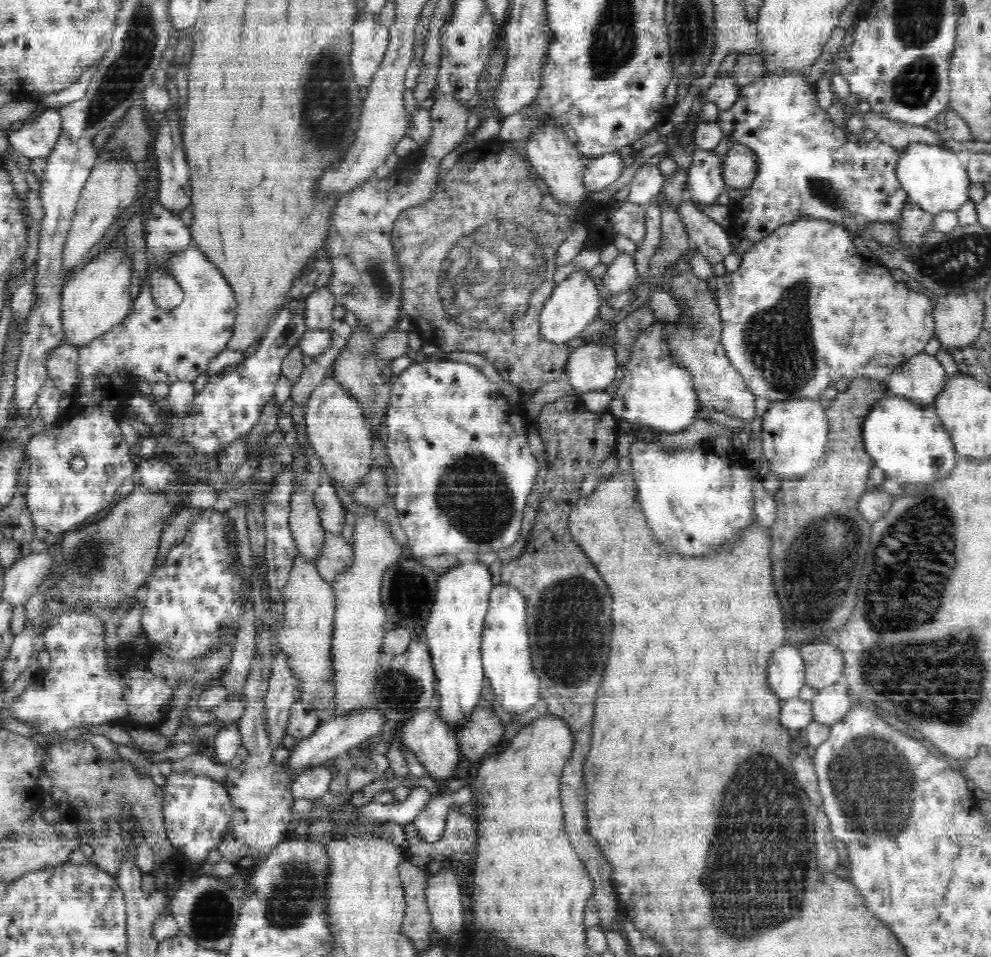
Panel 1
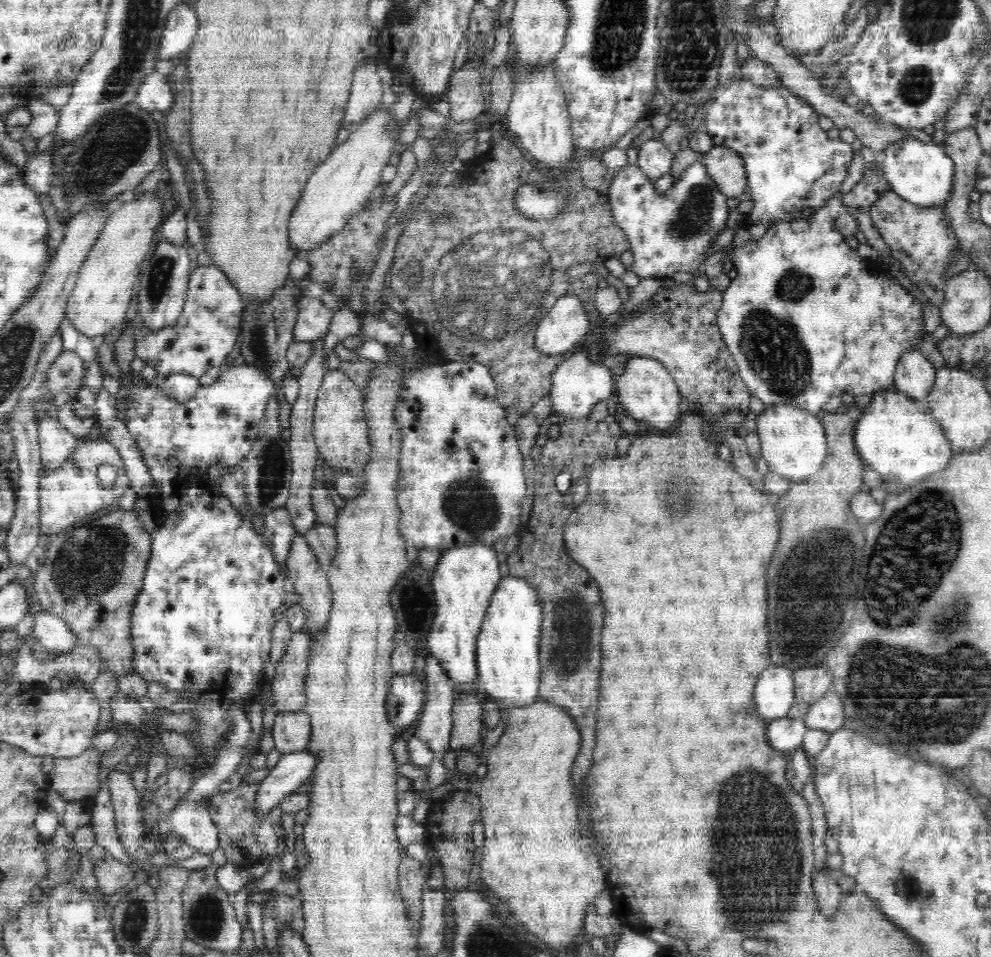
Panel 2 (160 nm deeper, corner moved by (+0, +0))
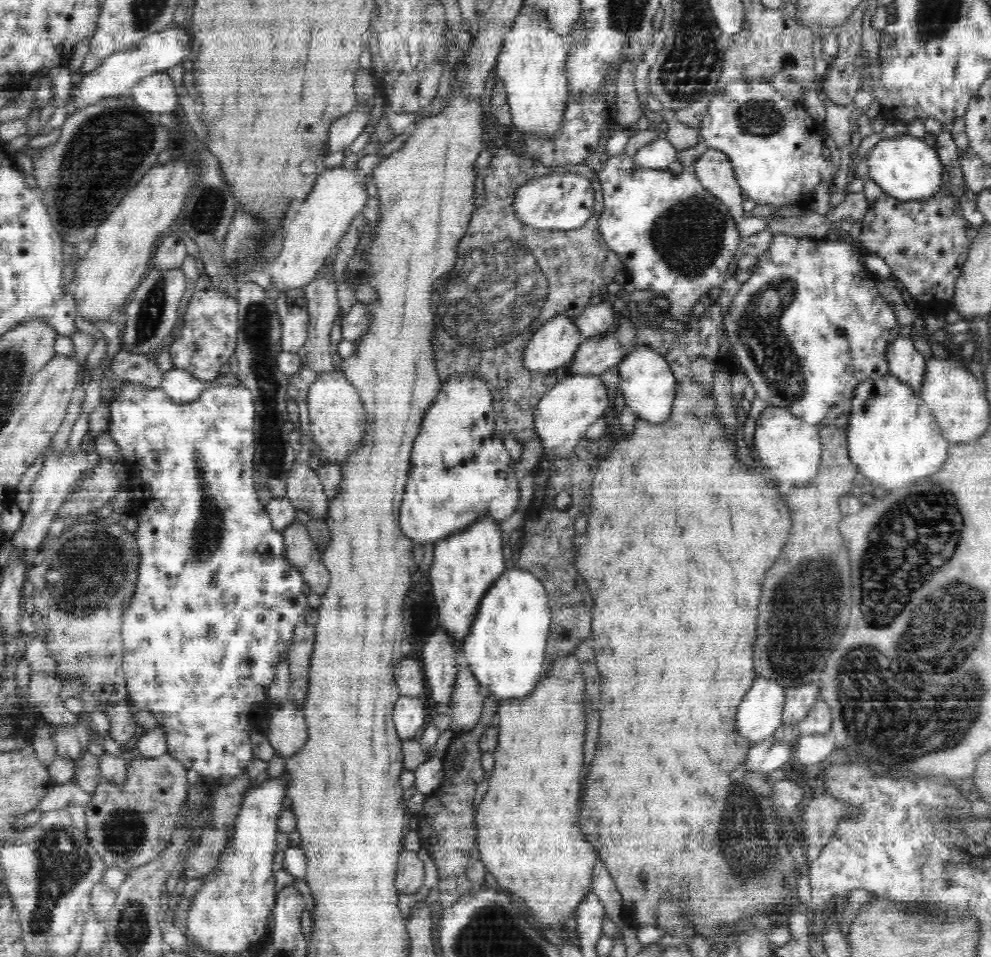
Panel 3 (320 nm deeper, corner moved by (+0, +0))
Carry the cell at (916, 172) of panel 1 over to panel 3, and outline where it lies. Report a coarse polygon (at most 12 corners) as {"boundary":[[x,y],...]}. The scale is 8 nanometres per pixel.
{"boundary":[[910,135],[874,141],[868,178],[903,202],[944,182],[935,147]]}

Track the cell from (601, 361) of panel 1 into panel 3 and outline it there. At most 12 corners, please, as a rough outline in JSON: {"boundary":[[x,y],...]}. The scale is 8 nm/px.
{"boundary":[[564,370],[539,400],[543,456],[566,458],[603,417],[598,375]]}

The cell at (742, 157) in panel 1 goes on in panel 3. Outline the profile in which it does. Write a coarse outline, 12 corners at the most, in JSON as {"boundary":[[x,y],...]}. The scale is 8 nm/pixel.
{"boundary":[[709,149],[693,162],[702,185],[744,213],[743,190],[727,154]]}

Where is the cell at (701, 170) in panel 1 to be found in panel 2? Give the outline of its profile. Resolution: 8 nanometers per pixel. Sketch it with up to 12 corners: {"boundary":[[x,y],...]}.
{"boundary":[[697,160],[664,193],[628,163],[607,201],[641,280],[696,274],[727,196]]}

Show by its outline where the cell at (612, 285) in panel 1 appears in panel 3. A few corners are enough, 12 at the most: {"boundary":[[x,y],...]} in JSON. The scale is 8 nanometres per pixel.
{"boundary":[[606,298],[576,319],[582,342],[611,331],[618,316]]}

